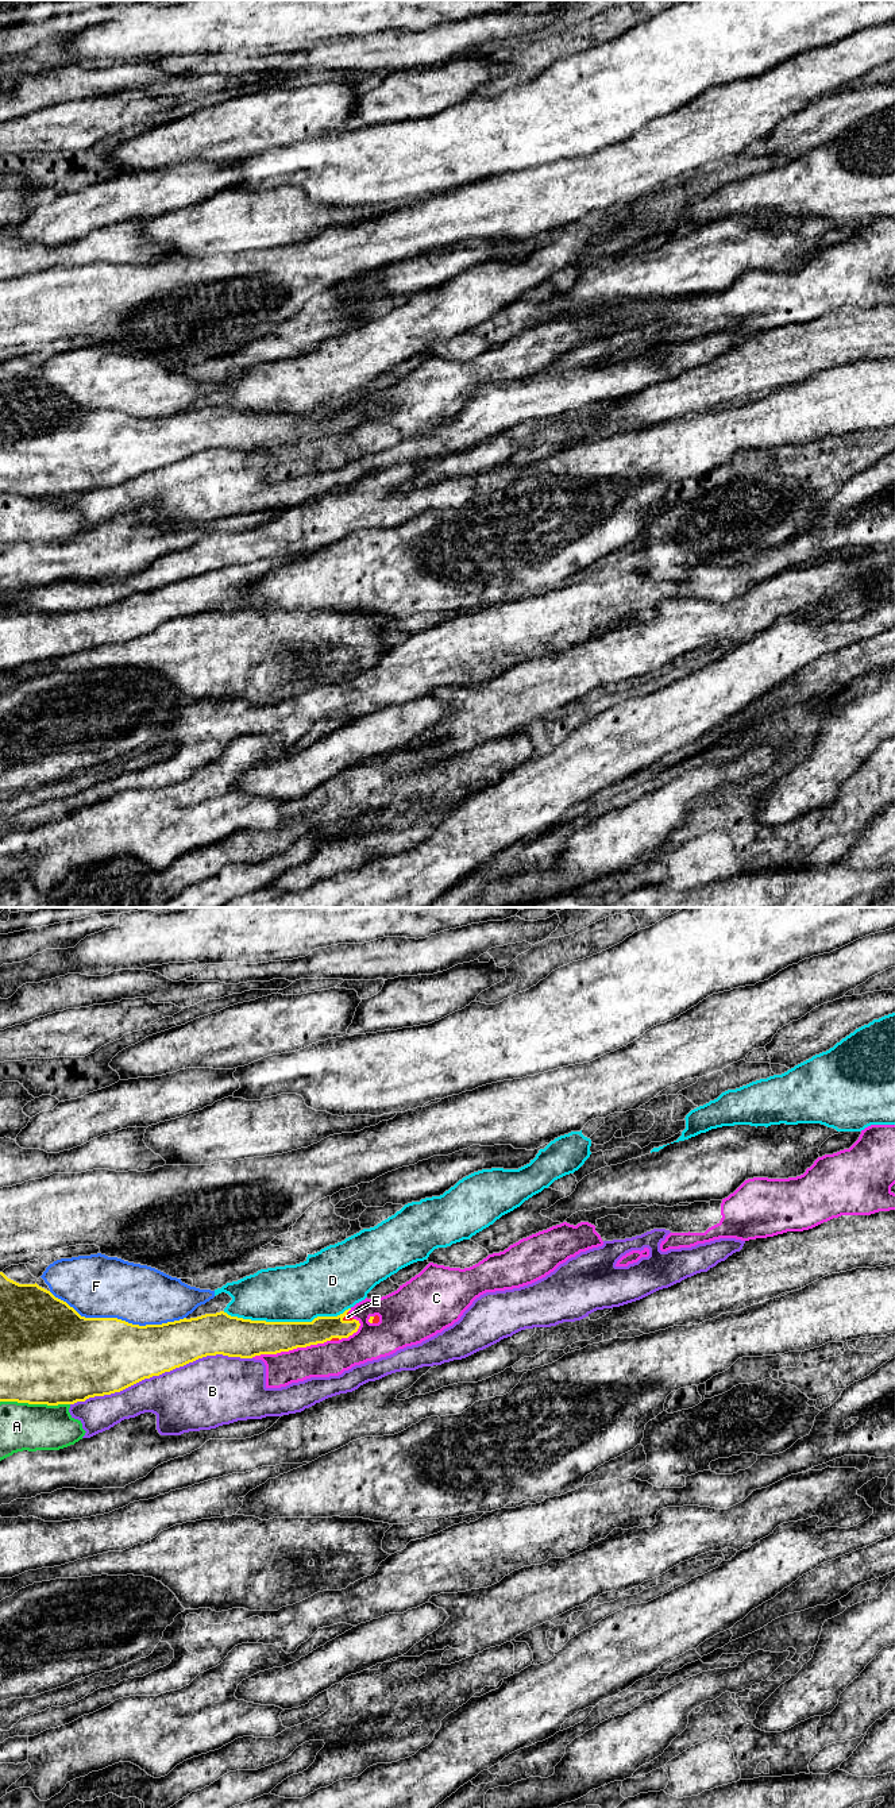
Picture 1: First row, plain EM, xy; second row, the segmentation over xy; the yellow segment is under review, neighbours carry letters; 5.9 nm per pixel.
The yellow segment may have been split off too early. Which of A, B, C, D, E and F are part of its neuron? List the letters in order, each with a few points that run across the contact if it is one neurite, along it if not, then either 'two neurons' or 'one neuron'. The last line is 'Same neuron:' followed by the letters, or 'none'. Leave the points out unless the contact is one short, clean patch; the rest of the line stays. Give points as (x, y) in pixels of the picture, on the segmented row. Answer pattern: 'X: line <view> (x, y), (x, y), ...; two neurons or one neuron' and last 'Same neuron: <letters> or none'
A: two neurons
B: two neurons
C: two neurons
D: two neurons
E: one neuron
F: two neurons
Same neuron: E

